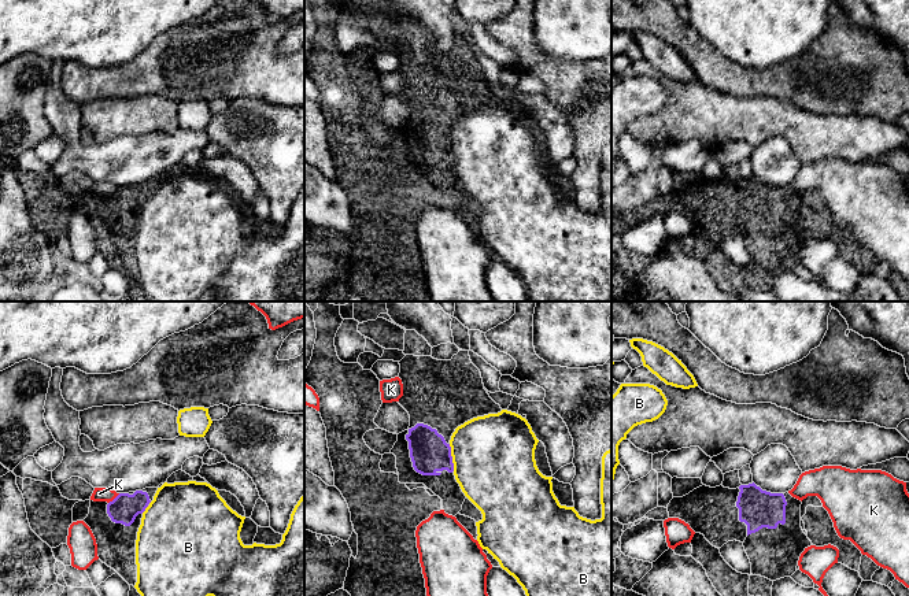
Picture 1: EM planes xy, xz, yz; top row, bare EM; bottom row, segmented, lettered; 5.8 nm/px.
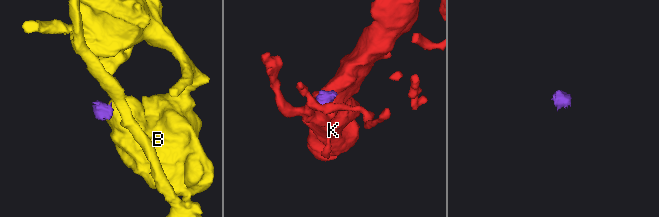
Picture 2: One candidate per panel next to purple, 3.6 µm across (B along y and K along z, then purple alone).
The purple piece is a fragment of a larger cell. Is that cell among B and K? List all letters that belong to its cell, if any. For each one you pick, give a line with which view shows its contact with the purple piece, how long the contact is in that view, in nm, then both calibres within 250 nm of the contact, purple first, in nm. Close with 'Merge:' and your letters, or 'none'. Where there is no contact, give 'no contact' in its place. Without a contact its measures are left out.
Merge: none

